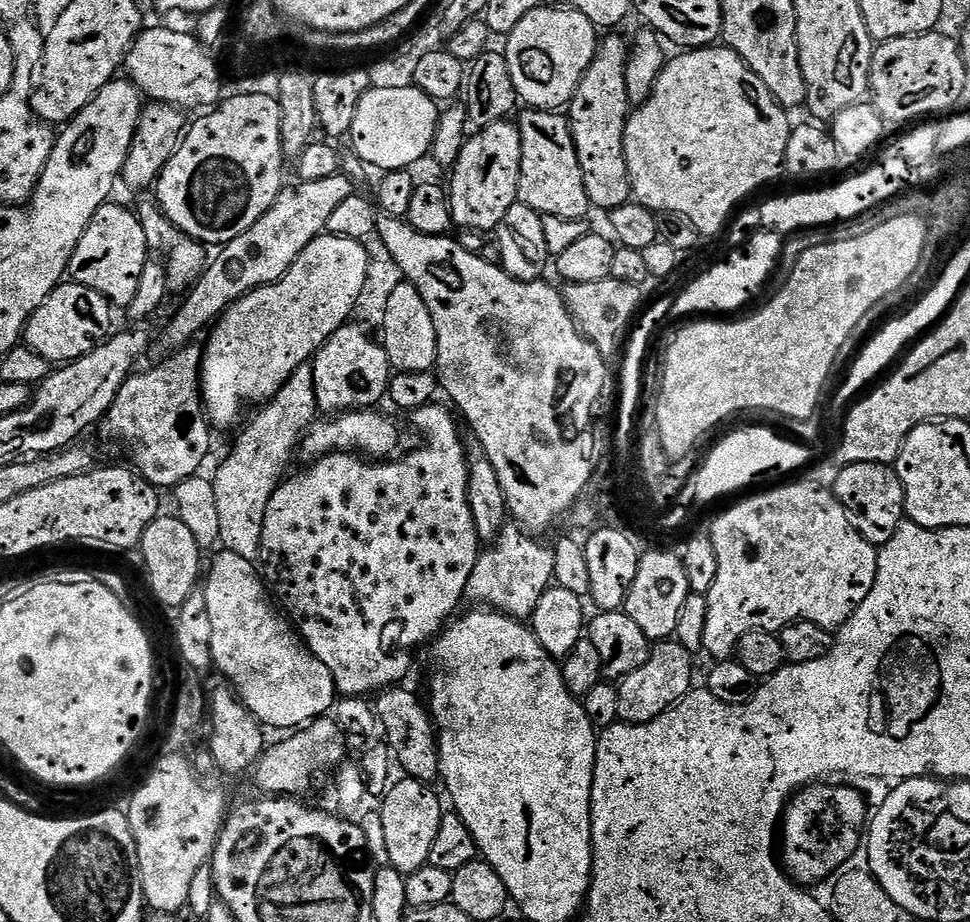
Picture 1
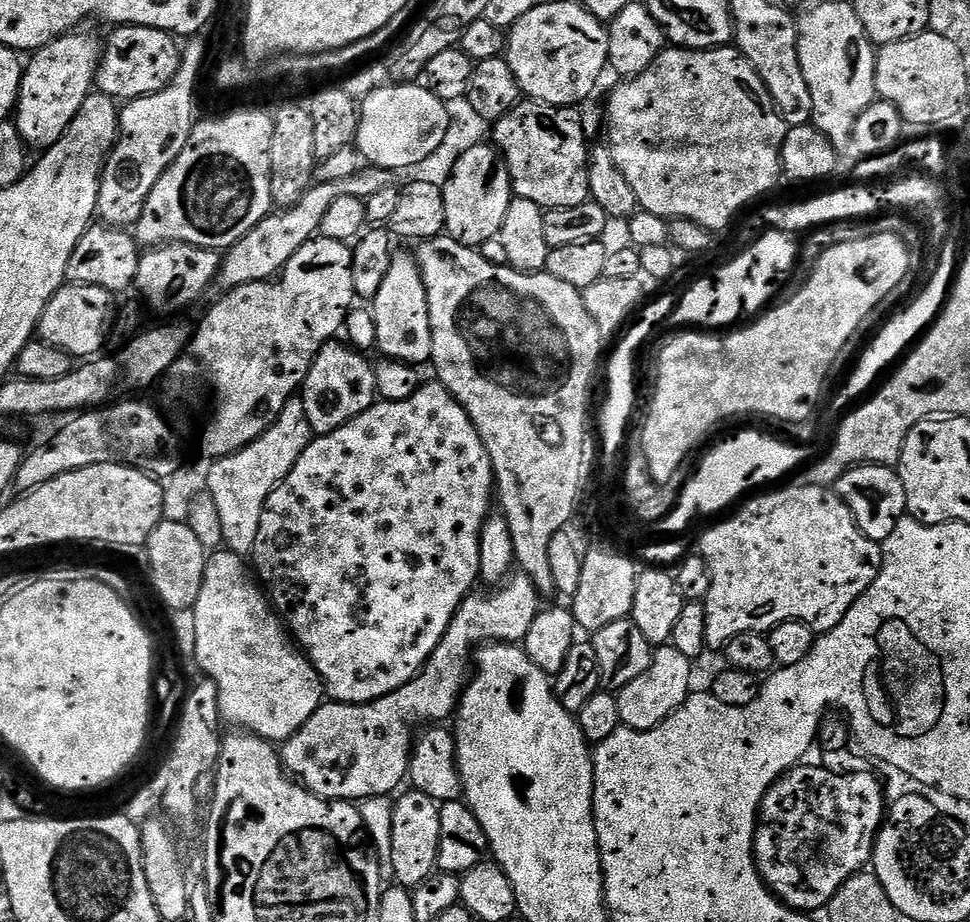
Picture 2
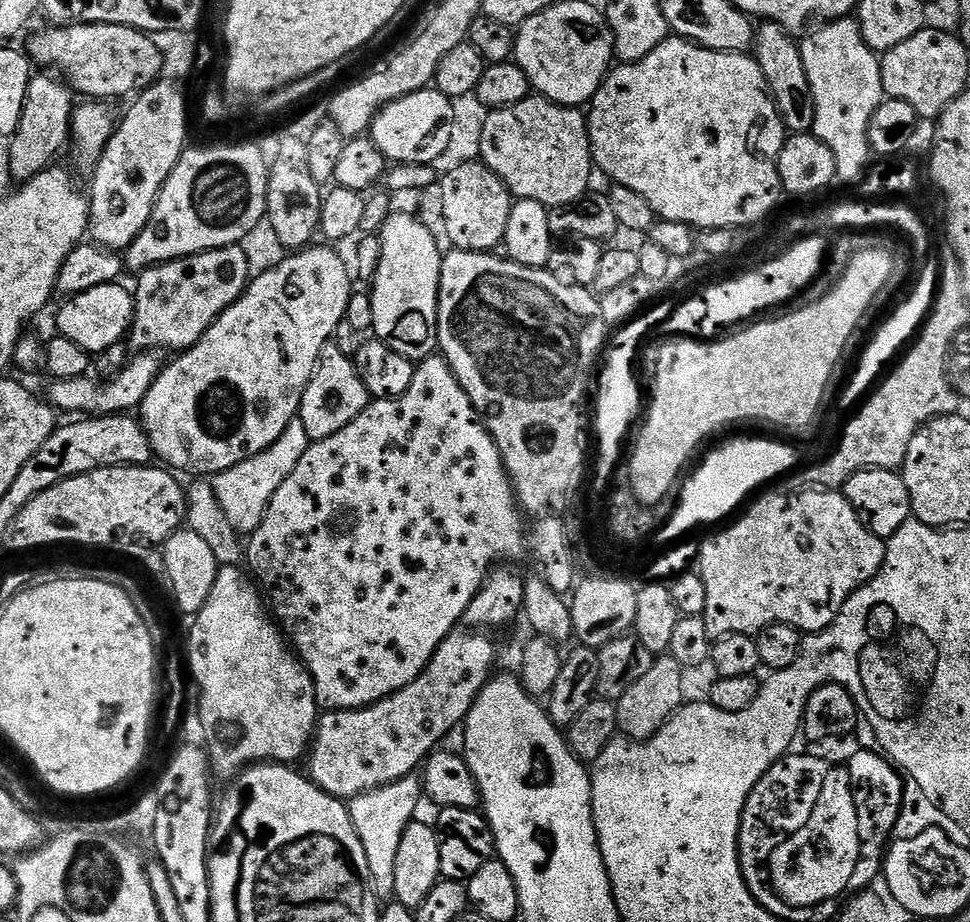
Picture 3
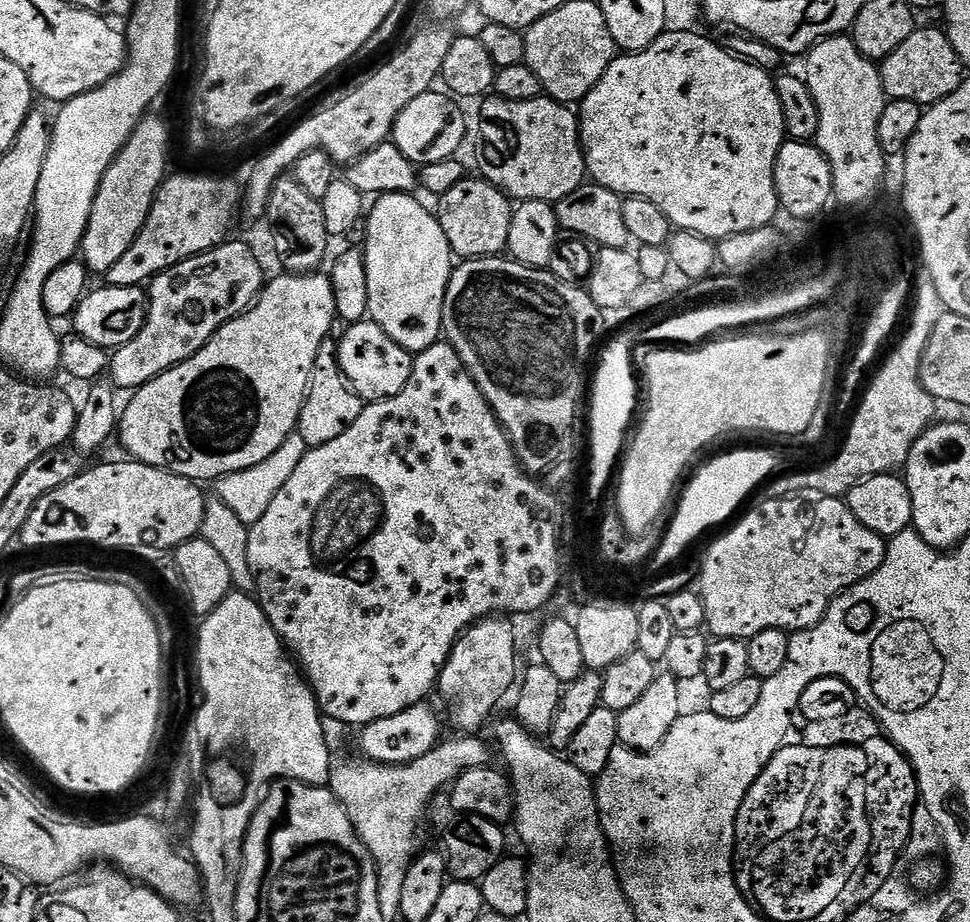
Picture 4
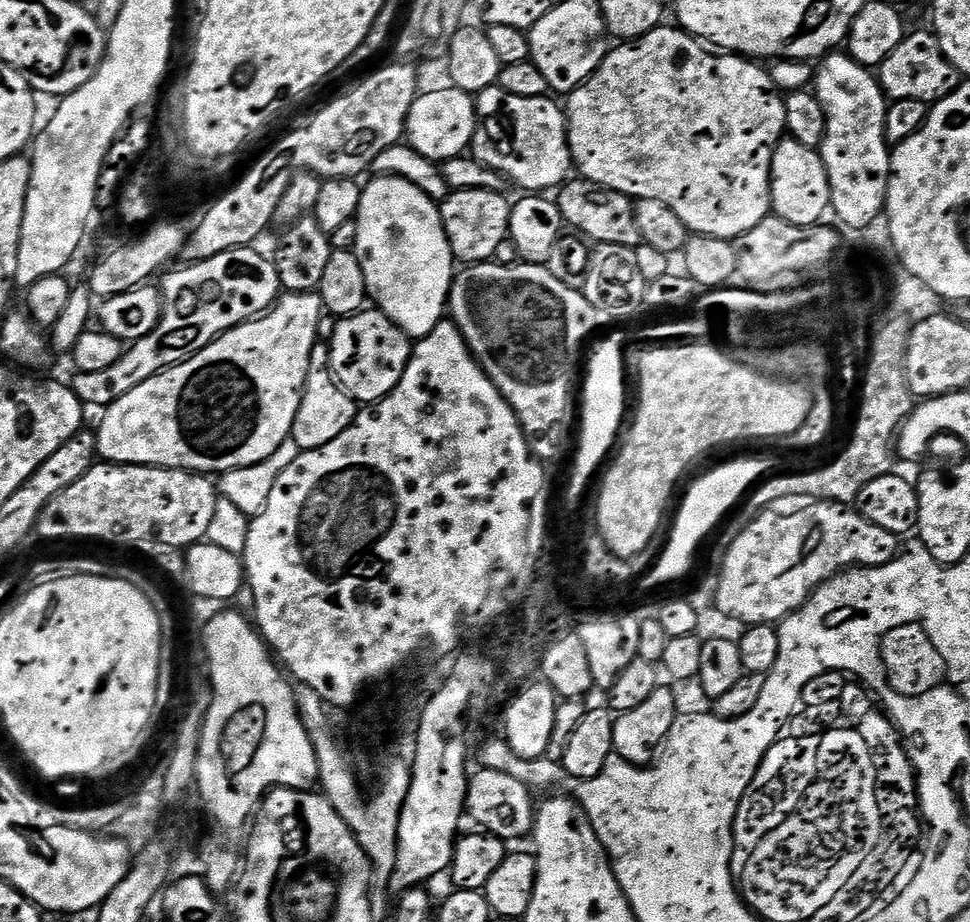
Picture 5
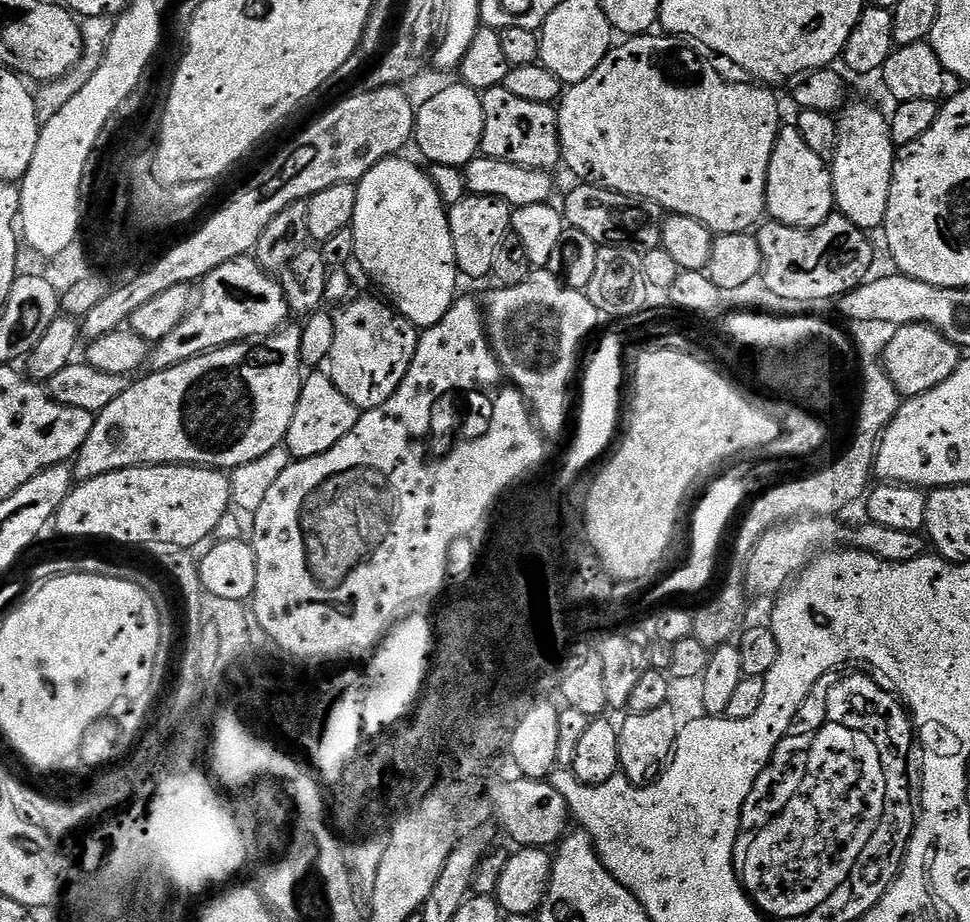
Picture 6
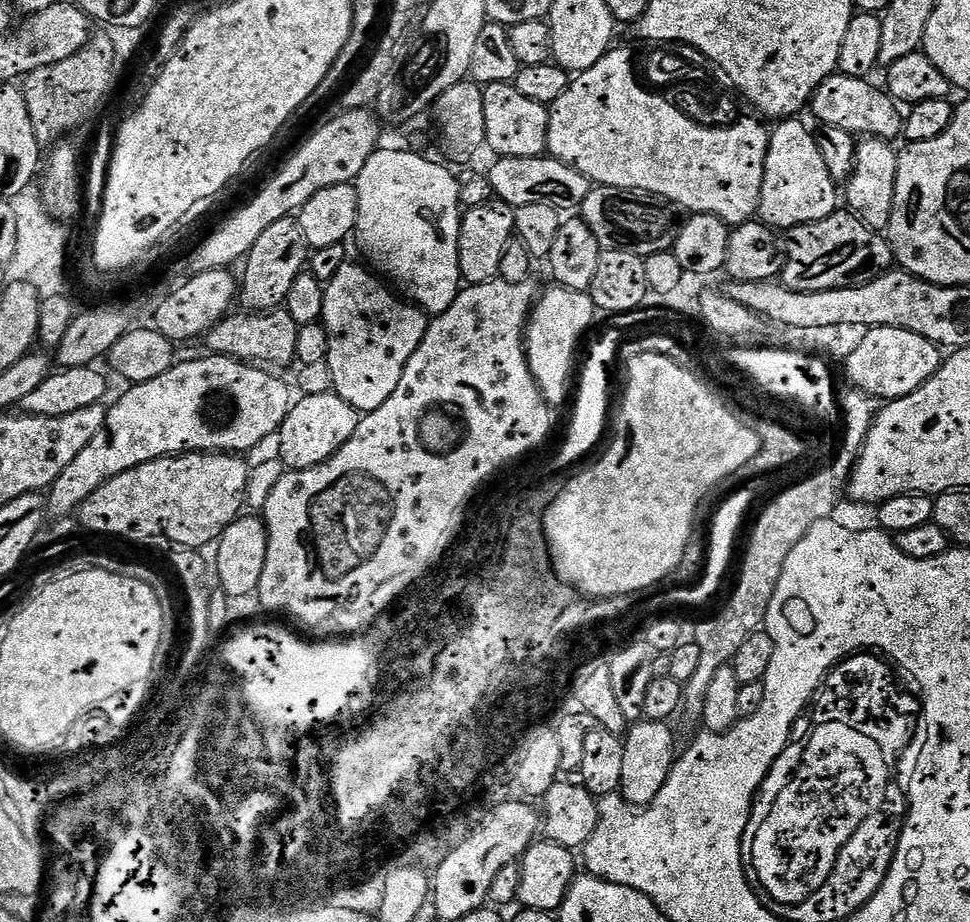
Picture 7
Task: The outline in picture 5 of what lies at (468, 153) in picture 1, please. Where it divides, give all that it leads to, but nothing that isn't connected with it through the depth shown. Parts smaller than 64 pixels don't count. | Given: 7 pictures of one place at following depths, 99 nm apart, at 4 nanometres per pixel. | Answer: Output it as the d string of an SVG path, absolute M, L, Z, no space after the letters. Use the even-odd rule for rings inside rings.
M490 190L449 191L446 199L439 201L438 207L450 250L461 265L471 266L491 261L492 256L509 239L508 227L512 204L504 192Z

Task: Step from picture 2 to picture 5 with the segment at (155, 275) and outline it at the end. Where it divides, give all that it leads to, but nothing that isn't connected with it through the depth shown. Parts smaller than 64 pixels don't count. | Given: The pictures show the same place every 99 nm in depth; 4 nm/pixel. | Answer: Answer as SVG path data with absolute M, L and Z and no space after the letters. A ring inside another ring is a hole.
M252 246L226 250L222 254L214 254L214 258L188 262L183 266L185 268L169 271L163 277L160 321L150 334L131 341L130 347L124 351L122 358L118 358L118 362L114 362L114 366L73 375L70 387L84 405L92 407L93 404L97 410L107 408L122 398L122 394L130 394L134 386L142 386L146 378L154 378L167 368L197 356L222 333L263 316L282 295L275 263L264 258Z

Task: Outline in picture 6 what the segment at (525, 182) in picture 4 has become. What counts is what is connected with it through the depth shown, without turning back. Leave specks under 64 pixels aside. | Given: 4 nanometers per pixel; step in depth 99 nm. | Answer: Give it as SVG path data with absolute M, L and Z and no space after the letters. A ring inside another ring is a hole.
M502 86L487 88L482 97L482 113L485 115L485 129L481 138L483 155L510 162L514 166L541 170L552 170L555 164L561 163L558 122L553 105L526 102Z

